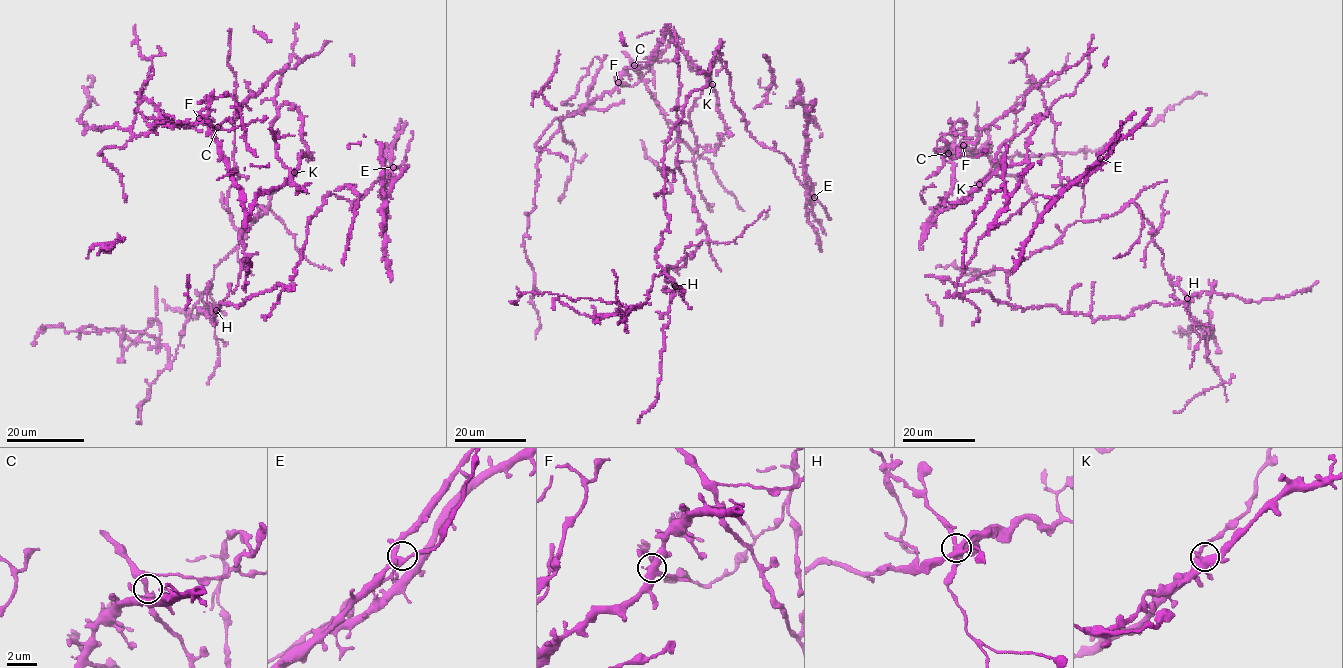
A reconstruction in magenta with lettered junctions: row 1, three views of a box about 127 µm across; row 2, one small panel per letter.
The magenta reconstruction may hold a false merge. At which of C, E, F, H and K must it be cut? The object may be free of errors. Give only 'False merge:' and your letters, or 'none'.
False merge: H

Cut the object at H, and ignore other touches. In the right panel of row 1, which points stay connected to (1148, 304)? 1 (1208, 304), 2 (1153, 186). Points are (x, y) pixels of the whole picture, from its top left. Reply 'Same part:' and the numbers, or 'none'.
Same part: 2

